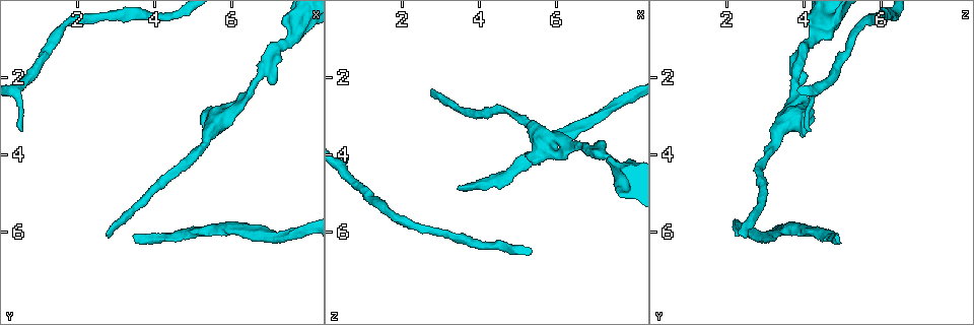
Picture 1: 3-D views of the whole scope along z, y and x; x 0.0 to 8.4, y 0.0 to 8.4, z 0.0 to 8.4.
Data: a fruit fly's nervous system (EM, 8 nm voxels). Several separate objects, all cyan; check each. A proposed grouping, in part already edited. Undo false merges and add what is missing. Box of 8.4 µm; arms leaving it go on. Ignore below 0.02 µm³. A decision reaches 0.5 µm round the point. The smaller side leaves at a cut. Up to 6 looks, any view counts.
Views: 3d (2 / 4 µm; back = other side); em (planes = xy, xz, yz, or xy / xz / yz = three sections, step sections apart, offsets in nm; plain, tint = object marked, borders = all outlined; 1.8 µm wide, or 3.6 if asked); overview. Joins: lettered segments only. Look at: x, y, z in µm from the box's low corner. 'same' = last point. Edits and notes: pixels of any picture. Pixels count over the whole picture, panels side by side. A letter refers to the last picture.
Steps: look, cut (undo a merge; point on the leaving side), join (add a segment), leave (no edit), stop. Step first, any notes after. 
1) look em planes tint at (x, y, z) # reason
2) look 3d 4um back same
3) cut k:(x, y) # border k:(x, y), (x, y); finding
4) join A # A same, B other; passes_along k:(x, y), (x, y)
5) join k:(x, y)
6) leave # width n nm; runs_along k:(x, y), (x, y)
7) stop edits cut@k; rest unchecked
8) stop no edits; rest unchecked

look em planes borders at (3.40, 6.10, 4.90) # end of a long branch

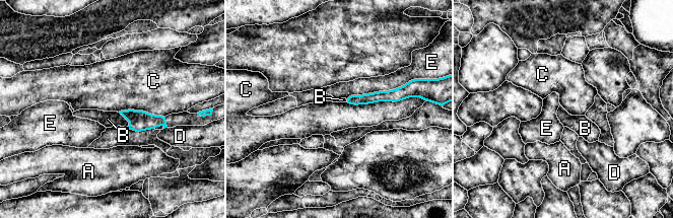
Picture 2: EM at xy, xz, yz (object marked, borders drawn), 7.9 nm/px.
join B # A other, B same, C other, D other, E other; passes_along 2:(143, 121), (128, 119), (108, 119); it goes on there

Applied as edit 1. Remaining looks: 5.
look 3d 2um at (6.85, 1.80, 3.90) # arms part here

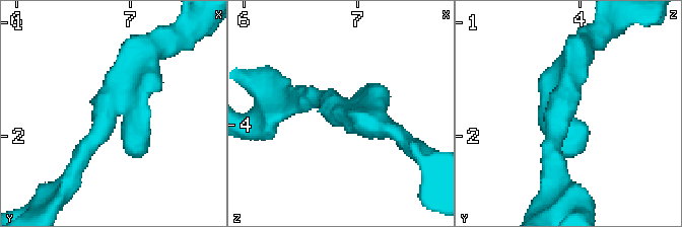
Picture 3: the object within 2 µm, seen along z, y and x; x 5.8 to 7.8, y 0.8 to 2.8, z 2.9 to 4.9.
look em planes borders at (6.78, 1.74, 3.86)

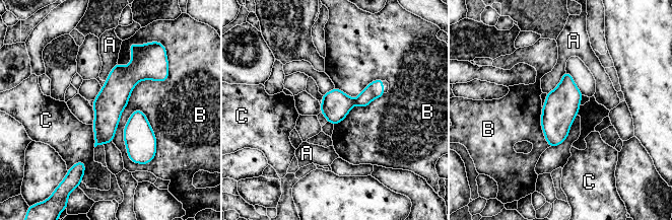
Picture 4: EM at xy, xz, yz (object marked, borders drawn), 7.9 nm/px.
leave # A other, B other, C other; runs_along 4:(139, 56), (97, 141); one neuron here

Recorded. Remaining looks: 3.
look em planes tint at (2.80, 6.10, 2.50)

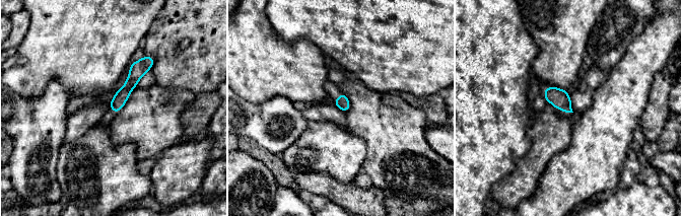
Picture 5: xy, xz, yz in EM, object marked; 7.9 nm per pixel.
look em planes borders same

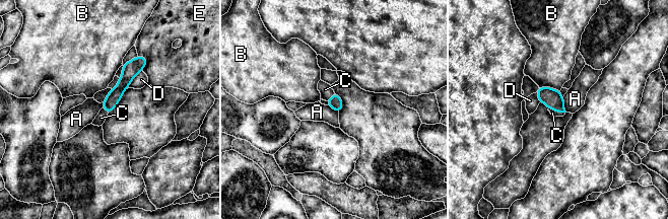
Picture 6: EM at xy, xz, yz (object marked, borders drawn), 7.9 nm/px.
join C # A other, B other, C same, D other, E other; the neuron continues

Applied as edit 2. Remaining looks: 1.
stop edits join@2, join@6; rest unchecked

